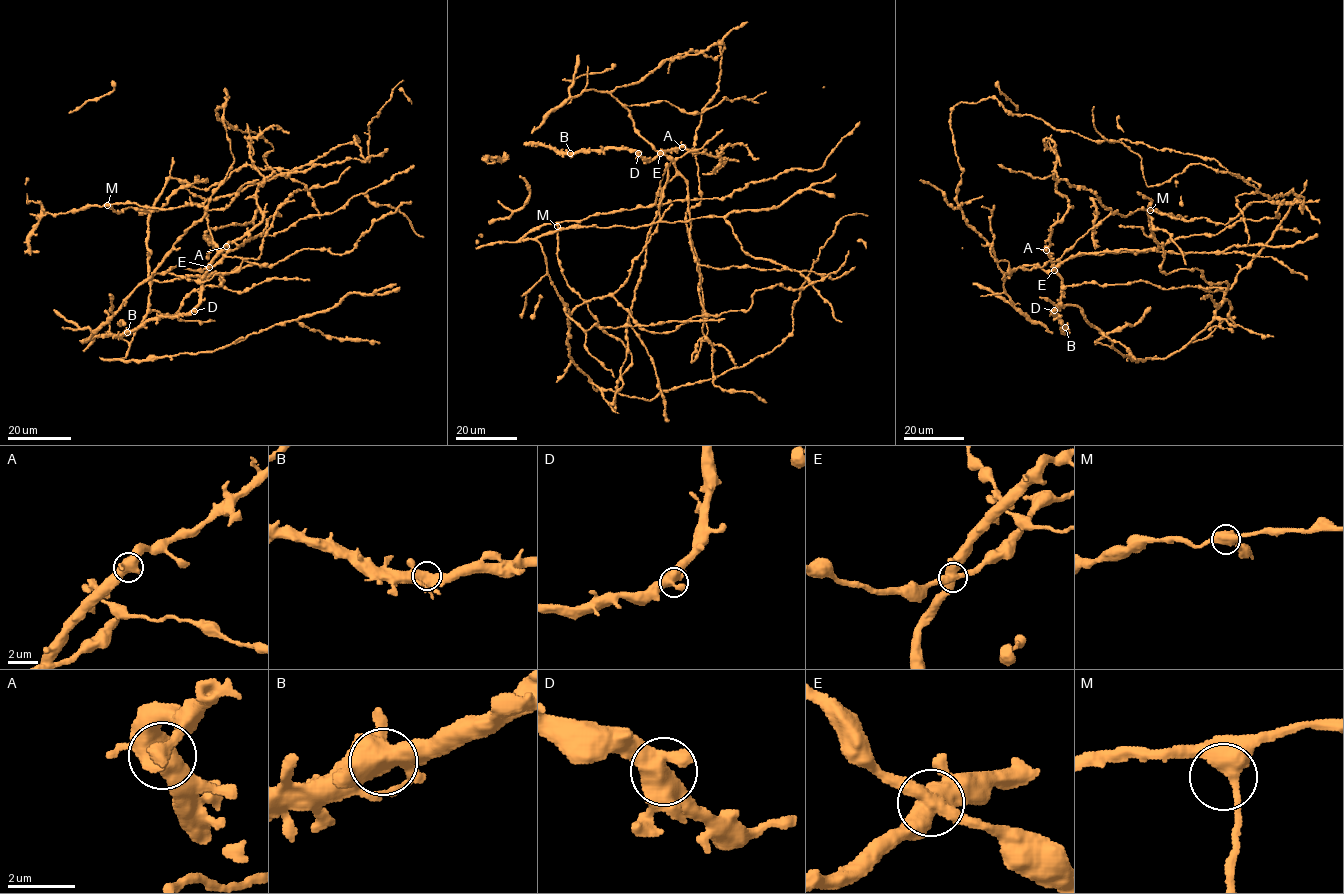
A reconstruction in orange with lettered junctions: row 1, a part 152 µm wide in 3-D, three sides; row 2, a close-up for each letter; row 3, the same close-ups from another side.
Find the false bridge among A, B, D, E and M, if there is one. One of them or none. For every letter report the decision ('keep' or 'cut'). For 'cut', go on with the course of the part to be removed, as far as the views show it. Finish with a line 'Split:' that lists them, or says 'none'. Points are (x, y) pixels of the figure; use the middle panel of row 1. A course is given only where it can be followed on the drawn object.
A: keep
B: keep
D: keep
E: keep
M: keep
Split: none

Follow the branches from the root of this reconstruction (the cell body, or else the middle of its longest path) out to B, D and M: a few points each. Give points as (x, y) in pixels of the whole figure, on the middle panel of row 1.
B: (636, 208), (655, 202), (664, 171), (674, 160), (661, 154), (645, 160), (634, 151), (617, 148), (570, 153)
D: (636, 208), (651, 207), (655, 202), (664, 171), (674, 160), (661, 154), (645, 160), (638, 153)
M: (636, 208), (596, 213), (580, 220), (562, 221), (557, 226)

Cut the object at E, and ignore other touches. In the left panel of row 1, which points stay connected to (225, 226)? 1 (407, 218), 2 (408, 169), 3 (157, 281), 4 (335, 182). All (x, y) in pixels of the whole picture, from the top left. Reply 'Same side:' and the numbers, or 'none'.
Same side: 1, 2, 4

